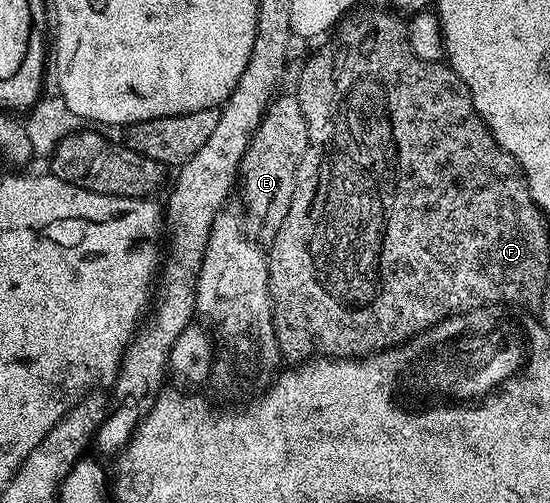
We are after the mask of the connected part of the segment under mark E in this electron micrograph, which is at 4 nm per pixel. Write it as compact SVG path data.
M277 96L253 133L240 166L240 204L245 210L245 220L249 228L258 229L259 238L274 238L280 223L284 223L284 215L288 215L288 207L292 203L298 164L307 147L308 123L304 123L304 111L300 111L297 96Z

